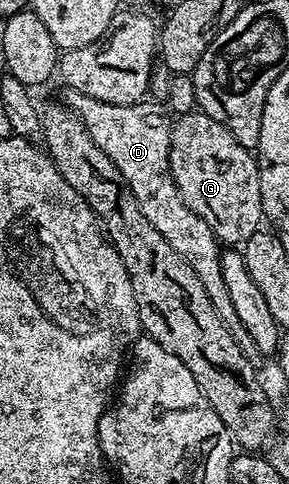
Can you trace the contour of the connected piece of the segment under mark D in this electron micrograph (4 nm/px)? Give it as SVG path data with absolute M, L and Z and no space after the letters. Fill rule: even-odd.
M67 89L64 97L65 105L74 110L84 120L92 140L104 148L104 156L120 168L120 176L132 188L132 196L136 196L136 204L140 204L144 216L148 216L148 221L152 223L152 228L192 264L192 269L196 271L196 276L200 276L200 284L204 284L204 292L208 292L208 300L212 300L212 308L224 320L228 332L240 344L240 352L248 356L251 360L259 357L256 344L252 344L252 336L244 332L244 324L240 324L236 317L232 299L228 297L228 288L224 284L224 272L220 268L223 247L218 241L218 237L184 204L176 184L172 180L170 171L170 145L172 144L172 118L165 105L143 100L131 106L121 106L120 104L104 104L104 100L96 100L84 96L80 92Z

